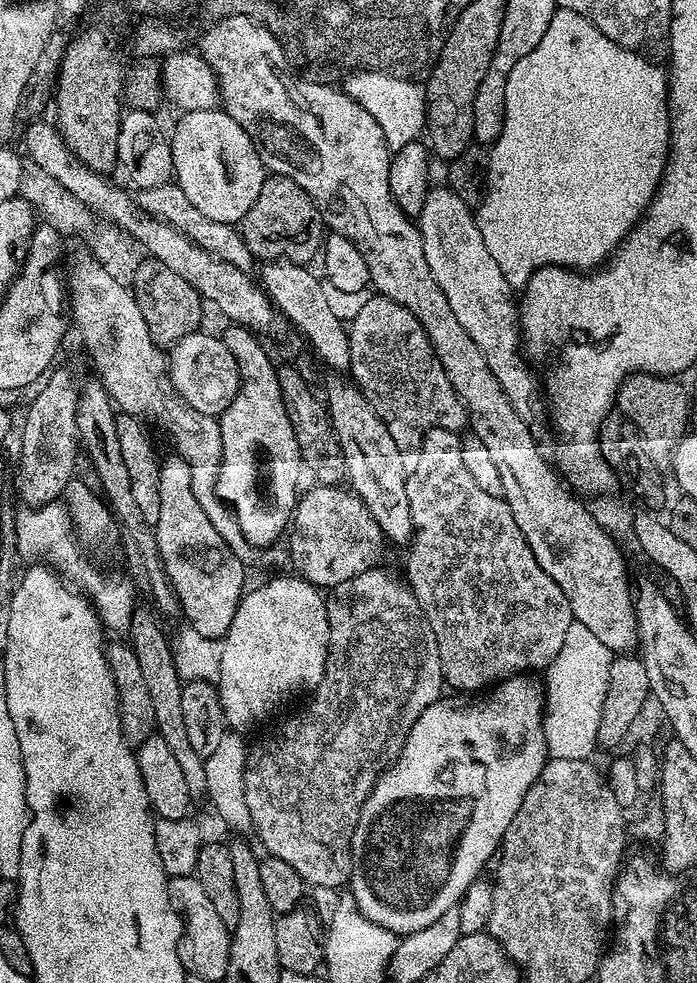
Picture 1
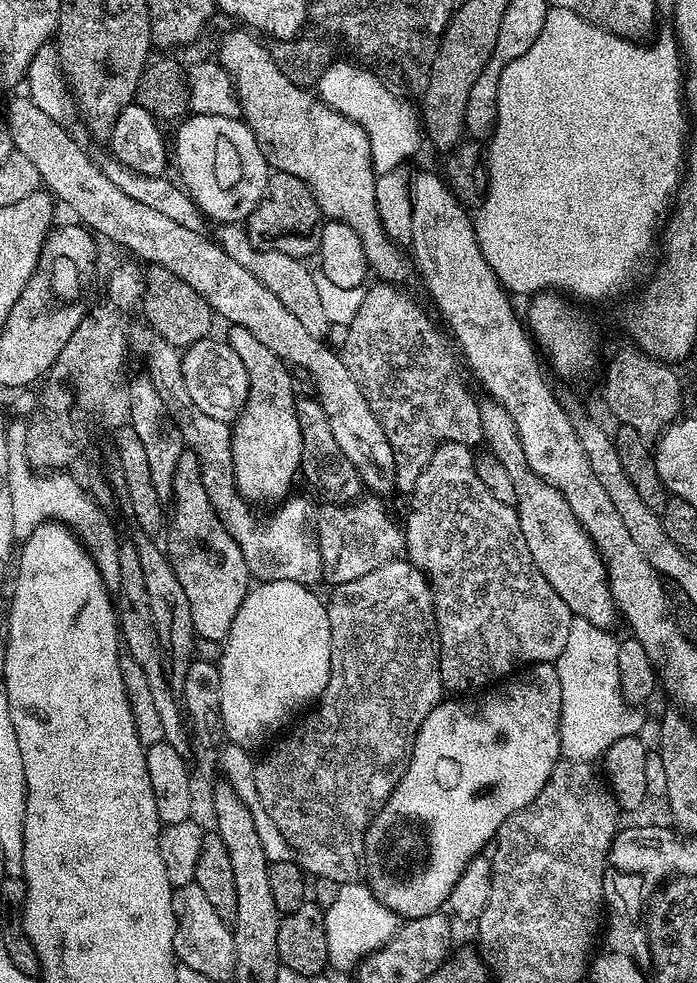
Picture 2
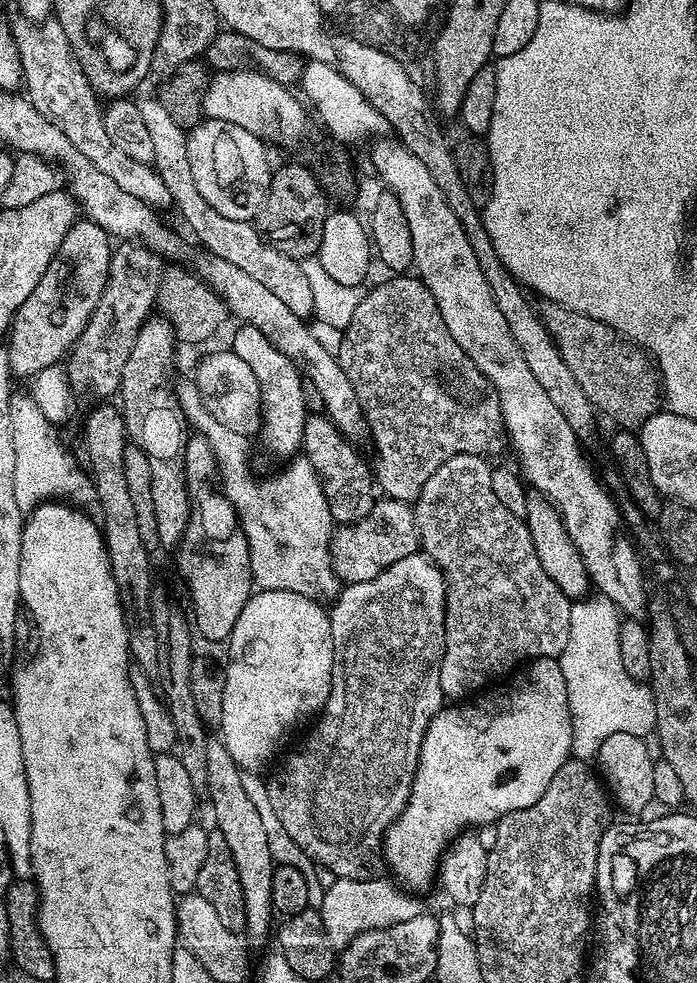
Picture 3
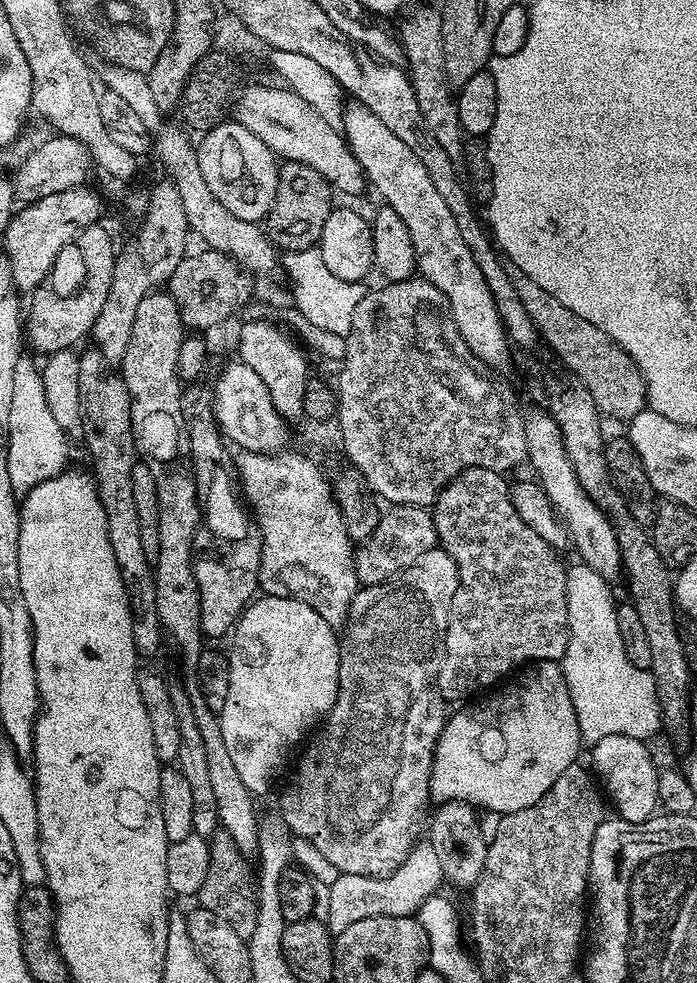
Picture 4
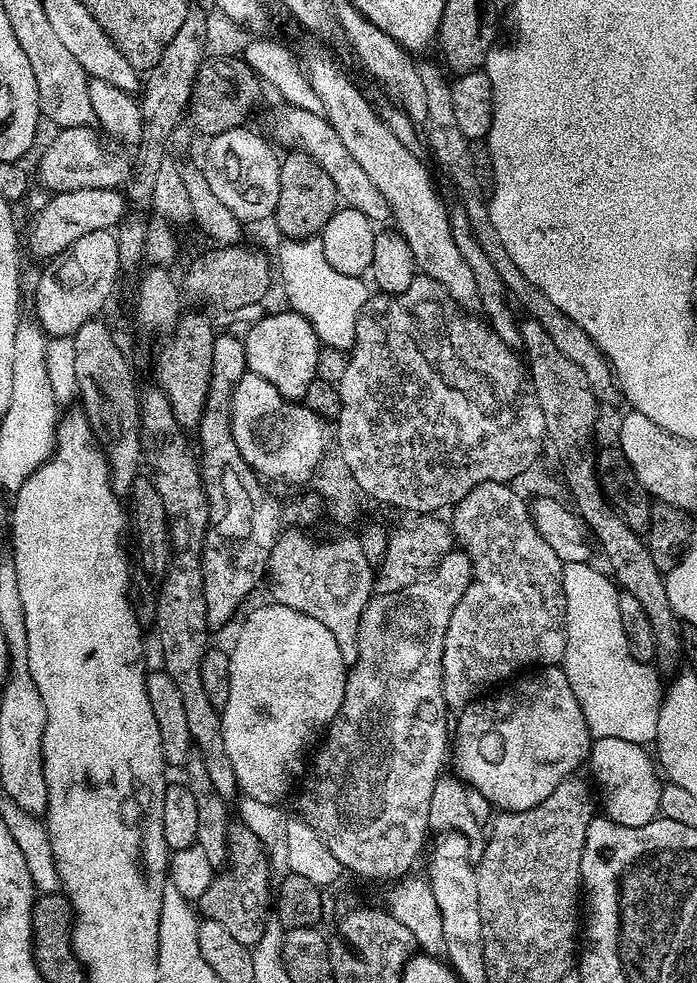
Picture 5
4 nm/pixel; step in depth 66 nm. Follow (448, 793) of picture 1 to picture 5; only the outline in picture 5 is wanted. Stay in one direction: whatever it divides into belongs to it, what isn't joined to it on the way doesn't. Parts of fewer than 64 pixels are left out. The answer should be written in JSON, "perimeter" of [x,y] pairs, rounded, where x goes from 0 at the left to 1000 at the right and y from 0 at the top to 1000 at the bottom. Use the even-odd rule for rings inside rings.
{"perimeter":[[[775,678],[752,690],[747,696],[725,704],[712,702],[679,712],[663,721],[660,733],[651,737],[653,788],[684,811],[696,810],[712,824],[726,826],[760,824],[760,820],[772,820],[772,816],[789,812],[801,796],[834,784],[832,776],[845,772],[852,756],[841,730],[835,730],[835,718],[829,718],[829,710],[824,710],[824,702],[818,702],[818,694],[812,694],[808,679]]]}

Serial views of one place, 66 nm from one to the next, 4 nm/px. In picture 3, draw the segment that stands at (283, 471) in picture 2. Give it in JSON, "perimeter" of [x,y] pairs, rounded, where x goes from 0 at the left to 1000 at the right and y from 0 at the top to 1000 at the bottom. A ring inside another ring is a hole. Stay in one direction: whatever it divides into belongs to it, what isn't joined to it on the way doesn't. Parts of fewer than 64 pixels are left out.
{"perimeter":[[[346,329],[341,334],[344,335],[333,342],[330,357],[341,360],[341,364],[347,364],[347,368],[353,368],[359,376],[364,376],[364,385],[370,385],[373,390],[376,434],[370,440],[370,448],[396,464],[423,465],[432,459],[436,427],[445,421],[436,414],[438,388],[422,368],[397,353],[390,352],[382,341],[364,331]]]}

